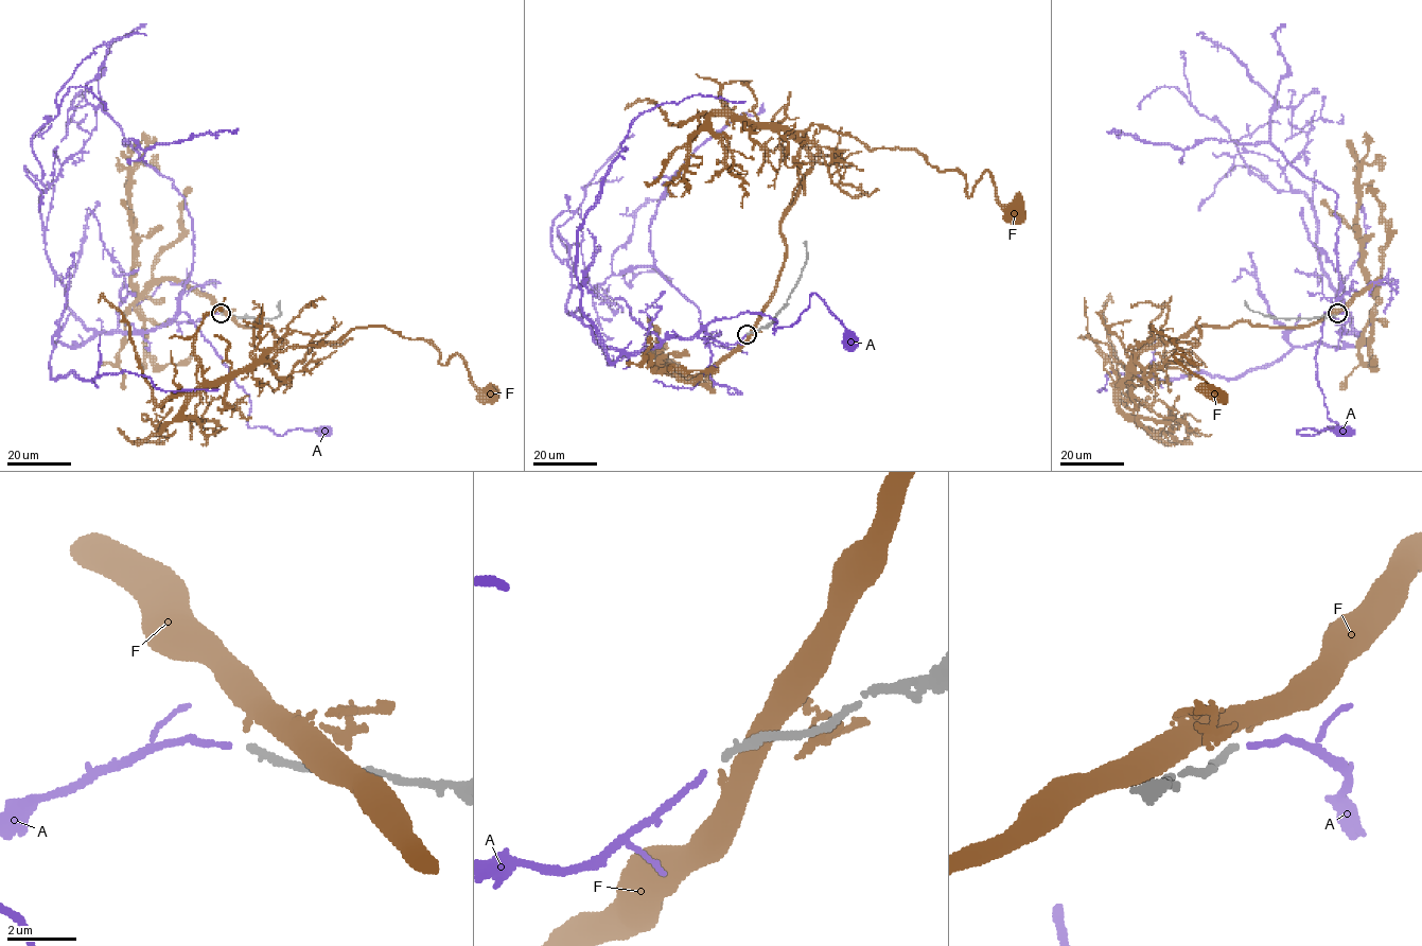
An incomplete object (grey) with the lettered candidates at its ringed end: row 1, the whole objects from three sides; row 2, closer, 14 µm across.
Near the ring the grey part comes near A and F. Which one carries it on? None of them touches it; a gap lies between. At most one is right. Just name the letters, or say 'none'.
A

